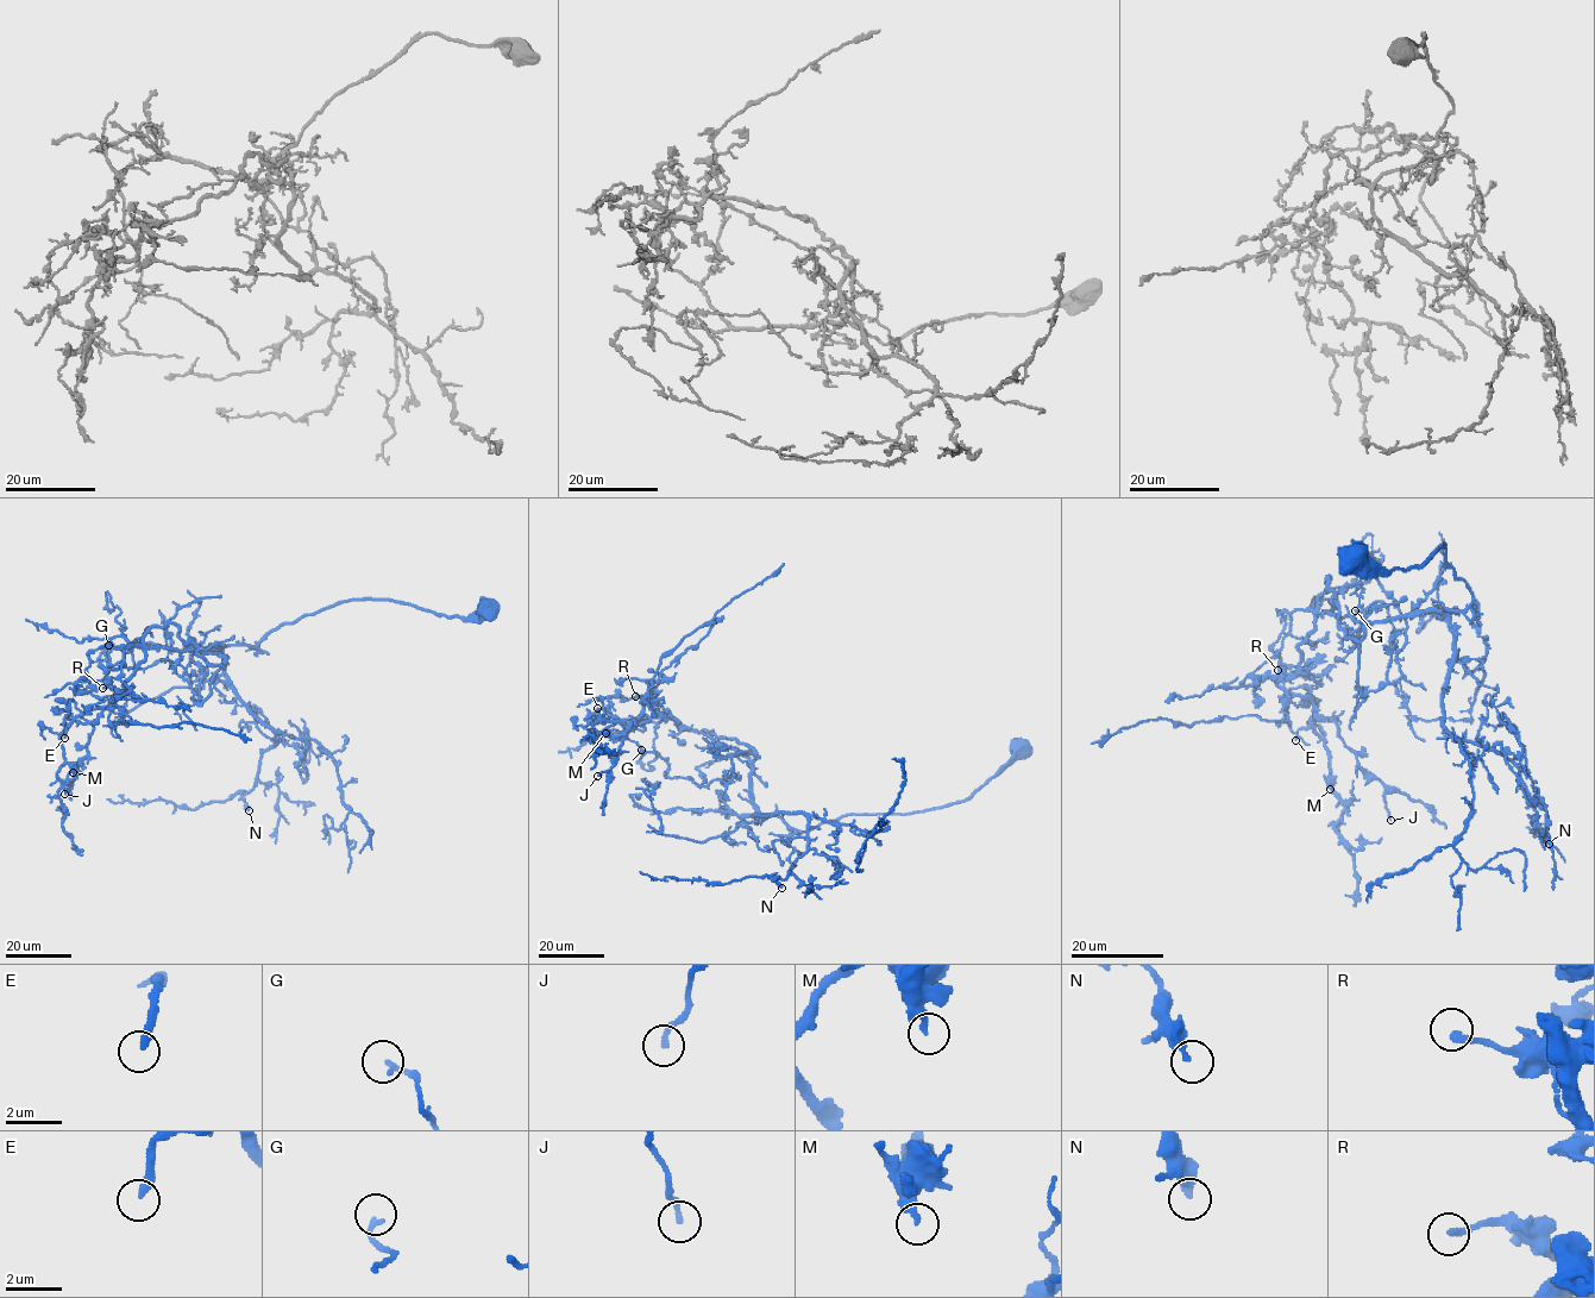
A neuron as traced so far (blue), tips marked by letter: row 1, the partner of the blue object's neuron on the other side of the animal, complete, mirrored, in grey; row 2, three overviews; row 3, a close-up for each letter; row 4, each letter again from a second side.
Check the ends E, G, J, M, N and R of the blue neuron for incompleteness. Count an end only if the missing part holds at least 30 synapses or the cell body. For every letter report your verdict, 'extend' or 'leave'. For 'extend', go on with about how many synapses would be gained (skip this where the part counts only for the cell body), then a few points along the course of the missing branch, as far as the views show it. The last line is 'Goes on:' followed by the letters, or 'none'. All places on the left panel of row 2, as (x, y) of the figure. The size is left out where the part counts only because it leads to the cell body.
E: extend; 60 synapses; course (64, 738), (54, 741), (36, 762), (17, 746)
G: leave
J: leave
M: leave
N: leave
R: leave
Goes on: E

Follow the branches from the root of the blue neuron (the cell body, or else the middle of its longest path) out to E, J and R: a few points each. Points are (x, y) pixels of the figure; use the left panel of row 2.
E: (488, 604), (458, 618), (349, 600), (256, 645), (145, 647), (113, 702), (80, 714), (64, 738)
J: (488, 604), (458, 618), (349, 600), (256, 645), (145, 647), (92, 723), (64, 794)
R: (488, 604), (458, 618), (344, 600), (256, 645), (145, 647), (121, 690), (102, 688)

